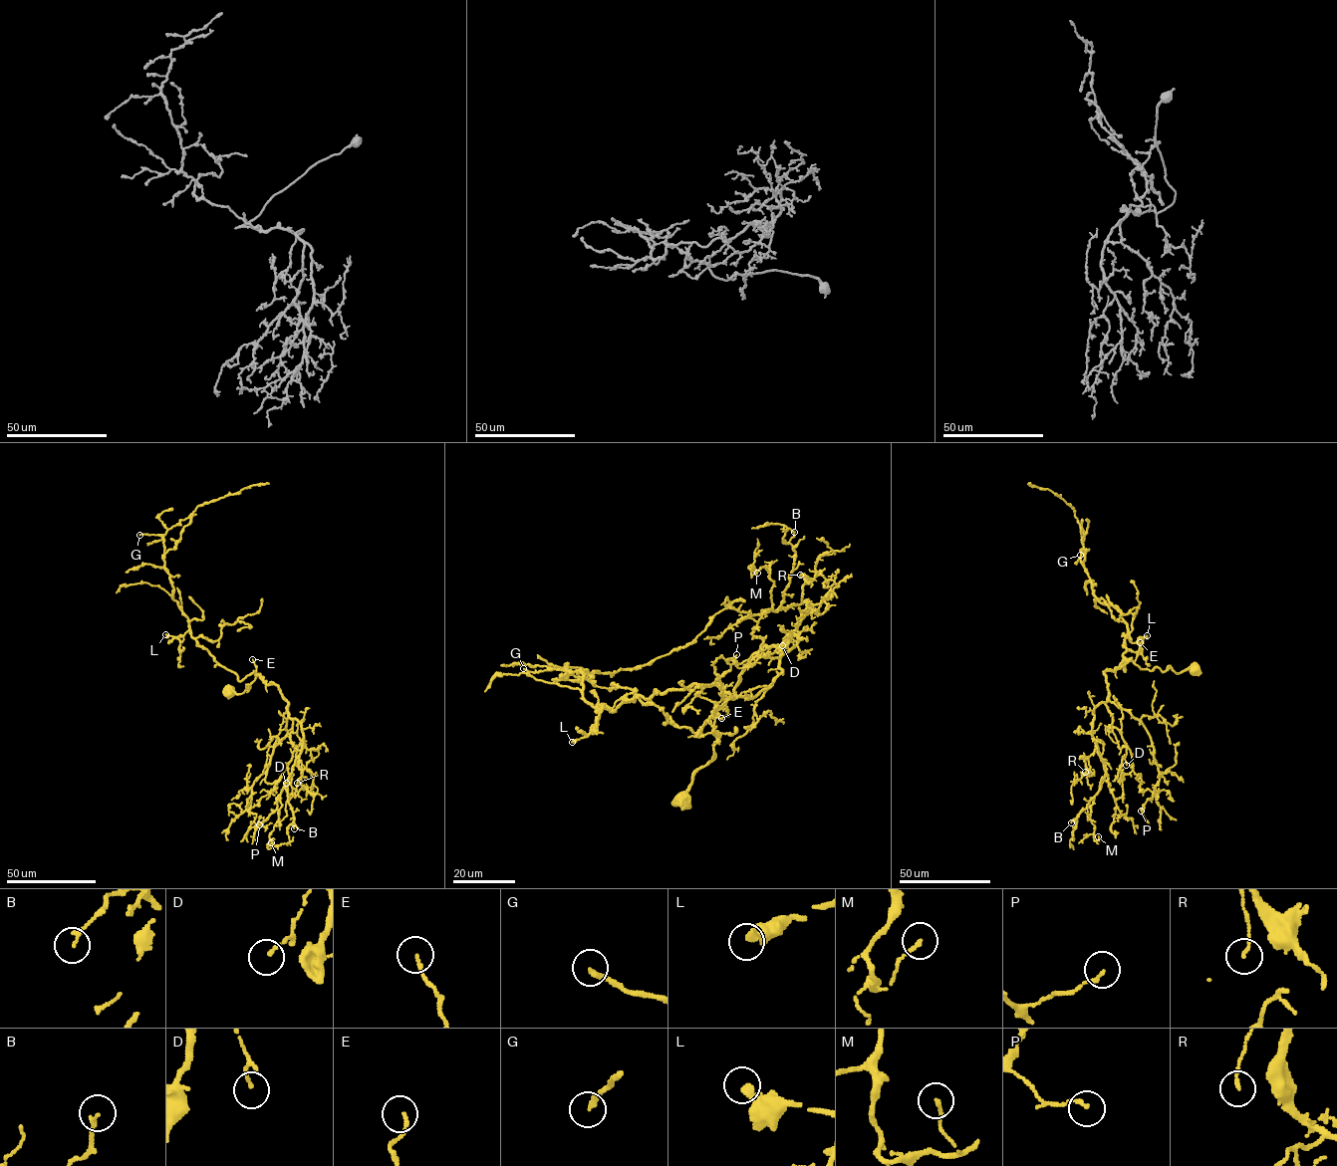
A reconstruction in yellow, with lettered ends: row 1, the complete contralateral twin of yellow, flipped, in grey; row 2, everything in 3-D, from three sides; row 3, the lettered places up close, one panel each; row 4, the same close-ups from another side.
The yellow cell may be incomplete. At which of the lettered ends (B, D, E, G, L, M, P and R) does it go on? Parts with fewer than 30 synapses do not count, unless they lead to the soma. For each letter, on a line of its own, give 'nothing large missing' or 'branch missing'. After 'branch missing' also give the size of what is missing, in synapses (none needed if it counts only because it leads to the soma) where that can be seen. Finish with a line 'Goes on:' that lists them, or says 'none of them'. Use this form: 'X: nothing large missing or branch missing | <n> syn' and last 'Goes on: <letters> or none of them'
B: nothing large missing
D: nothing large missing
E: nothing large missing
G: nothing large missing
L: nothing large missing
M: nothing large missing
P: nothing large missing
R: nothing large missing
Goes on: none of them

